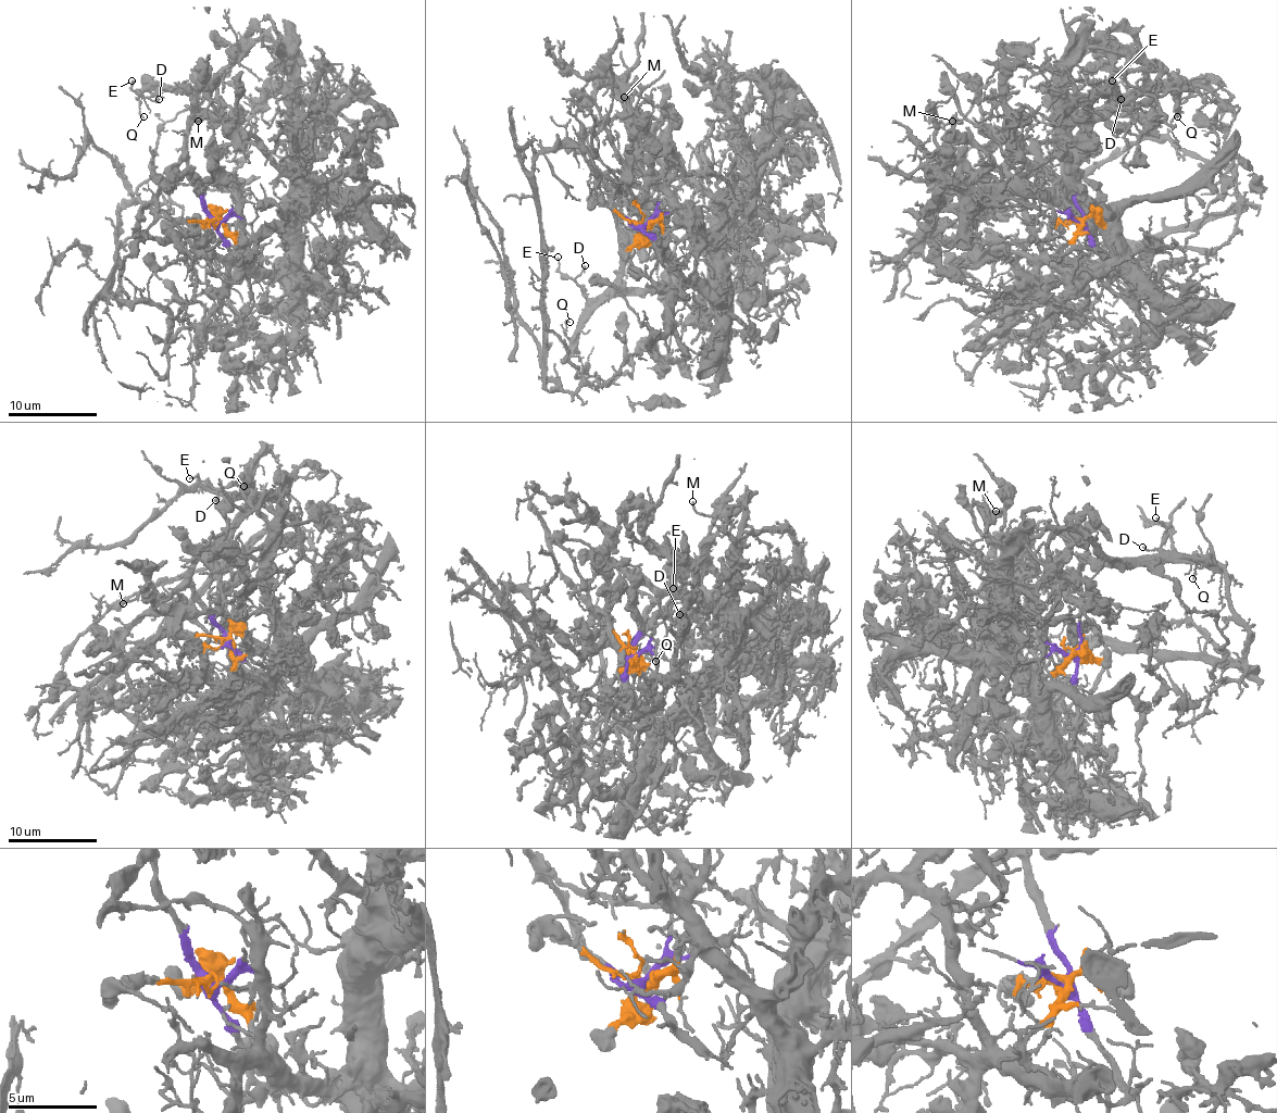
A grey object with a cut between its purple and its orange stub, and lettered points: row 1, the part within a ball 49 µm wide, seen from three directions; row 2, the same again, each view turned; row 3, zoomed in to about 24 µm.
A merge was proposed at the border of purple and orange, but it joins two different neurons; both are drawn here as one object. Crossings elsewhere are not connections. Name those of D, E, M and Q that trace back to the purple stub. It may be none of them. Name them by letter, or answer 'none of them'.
D, E, Q

